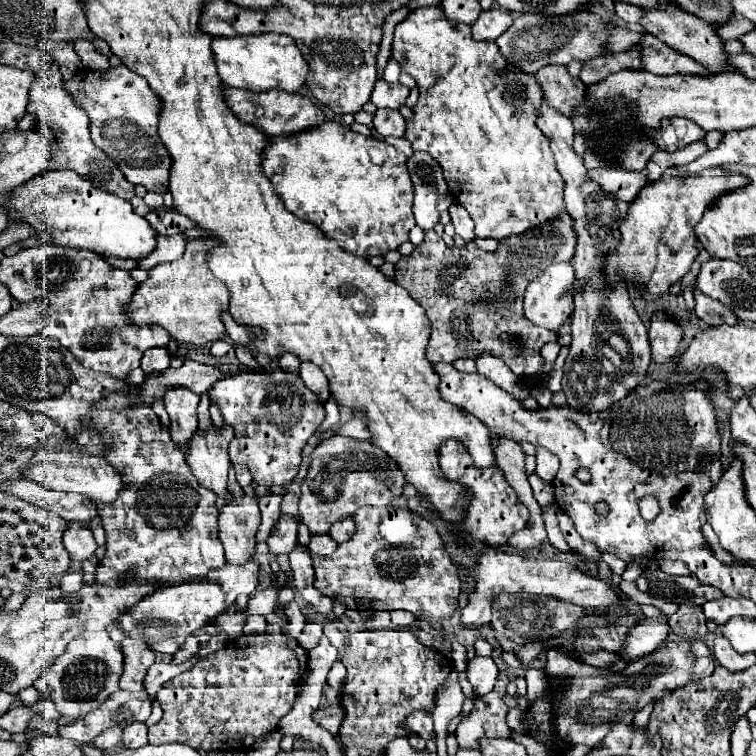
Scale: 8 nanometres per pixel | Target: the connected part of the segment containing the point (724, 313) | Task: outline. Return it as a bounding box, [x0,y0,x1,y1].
[694,289,738,325]

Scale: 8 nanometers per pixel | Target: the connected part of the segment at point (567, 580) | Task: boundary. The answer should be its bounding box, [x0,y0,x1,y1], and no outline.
[462,549,622,627]

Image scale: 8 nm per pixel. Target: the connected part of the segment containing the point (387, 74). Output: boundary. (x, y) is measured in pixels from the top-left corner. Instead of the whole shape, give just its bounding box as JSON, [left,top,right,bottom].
[384,57,400,83]

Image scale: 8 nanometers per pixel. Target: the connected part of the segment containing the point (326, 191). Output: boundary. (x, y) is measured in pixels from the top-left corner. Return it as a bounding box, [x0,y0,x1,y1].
[262,121,416,259]

